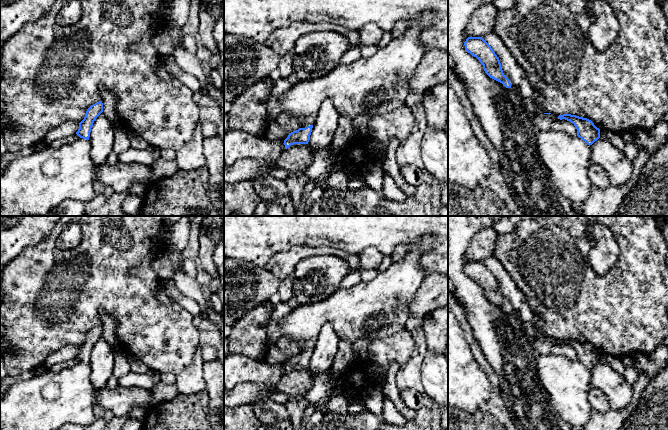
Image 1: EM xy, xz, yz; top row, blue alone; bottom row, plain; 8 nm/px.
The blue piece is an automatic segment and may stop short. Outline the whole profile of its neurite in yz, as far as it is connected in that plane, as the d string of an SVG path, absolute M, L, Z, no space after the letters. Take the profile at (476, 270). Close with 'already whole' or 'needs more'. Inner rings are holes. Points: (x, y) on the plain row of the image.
M468 261L465 273L483 289L485 297L492 303L511 312L510 304L504 299L501 287L491 270L482 261Z; already whole

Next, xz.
M310 349L289 357L288 361L284 364L285 373L294 368L308 368L312 352L313 349Z; already whole

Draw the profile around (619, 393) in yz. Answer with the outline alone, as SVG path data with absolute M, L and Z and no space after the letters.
M599 362L590 369L590 385L604 392L611 410L620 411L632 403L633 385L607 364Z

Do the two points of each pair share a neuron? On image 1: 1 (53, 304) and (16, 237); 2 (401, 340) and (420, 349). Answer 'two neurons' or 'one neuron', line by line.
1: two neurons
2: two neurons

